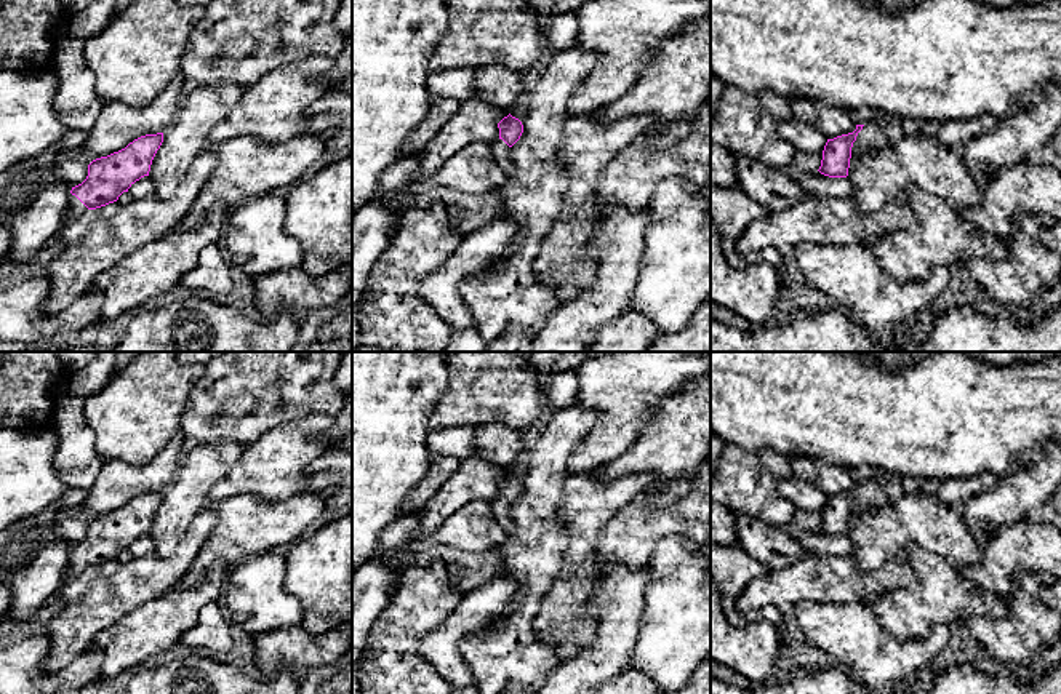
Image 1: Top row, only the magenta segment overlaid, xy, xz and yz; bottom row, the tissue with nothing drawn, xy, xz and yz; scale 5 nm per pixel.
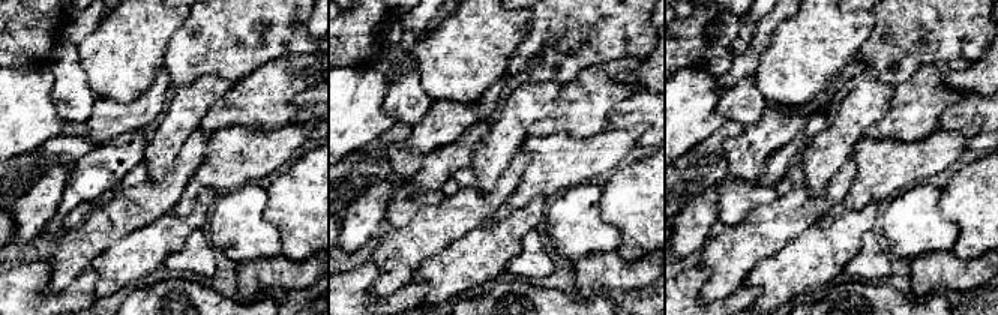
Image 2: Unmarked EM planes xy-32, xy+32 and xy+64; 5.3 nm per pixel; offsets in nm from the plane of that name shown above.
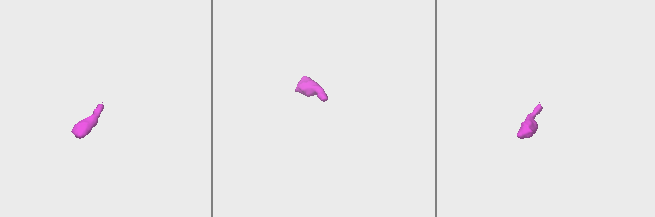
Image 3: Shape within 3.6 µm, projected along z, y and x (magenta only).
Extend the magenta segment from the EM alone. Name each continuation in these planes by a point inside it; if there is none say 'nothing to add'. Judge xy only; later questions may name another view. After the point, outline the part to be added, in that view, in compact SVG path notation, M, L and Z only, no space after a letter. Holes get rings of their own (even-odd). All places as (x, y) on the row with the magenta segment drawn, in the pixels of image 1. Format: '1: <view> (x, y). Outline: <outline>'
1: xy (76, 207). Outline: M69 195L69 209L67 209L67 219L74 221L80 217L88 208L75 197Z

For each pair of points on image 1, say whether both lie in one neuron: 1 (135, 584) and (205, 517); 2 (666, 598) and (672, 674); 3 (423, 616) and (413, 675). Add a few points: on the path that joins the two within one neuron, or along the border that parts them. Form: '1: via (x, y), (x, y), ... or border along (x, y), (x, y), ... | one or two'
1: via (156, 576), (164, 573), (189, 547), (194, 538) | one
2: via (672, 618), (672, 654) | one
3: via (408, 630), (408, 661) | one

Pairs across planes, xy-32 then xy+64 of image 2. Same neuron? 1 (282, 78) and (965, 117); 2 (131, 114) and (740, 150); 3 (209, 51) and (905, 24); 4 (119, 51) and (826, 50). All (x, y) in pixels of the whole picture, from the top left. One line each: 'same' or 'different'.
1: different
2: same
3: same
4: same

